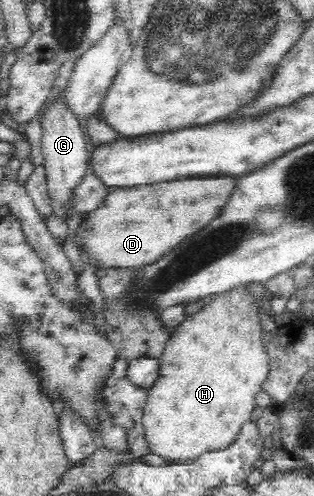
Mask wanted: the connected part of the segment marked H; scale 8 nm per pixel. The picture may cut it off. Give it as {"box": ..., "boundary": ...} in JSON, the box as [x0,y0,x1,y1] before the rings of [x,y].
{"box":[142,285,273,463],"boundary":[[[243,285],[242,287],[232,289],[228,292],[216,294],[206,301],[205,306],[200,306],[198,312],[190,315],[188,314],[183,322],[170,333],[162,352],[157,356],[159,375],[148,390],[149,396],[142,422],[146,433],[146,439],[148,439],[148,443],[152,445],[154,454],[160,455],[166,458],[166,460],[170,460],[170,462],[183,463],[190,457],[198,456],[200,453],[224,448],[235,437],[242,423],[250,419],[254,408],[257,406],[255,404],[255,394],[261,391],[262,384],[266,382],[268,374],[270,374],[270,355],[268,355],[267,339],[265,331],[263,330],[264,322],[262,322],[262,320],[264,320],[266,304],[268,304],[273,297],[266,288],[264,288],[262,292],[254,292],[254,290],[248,290],[246,287],[246,285]]]}

